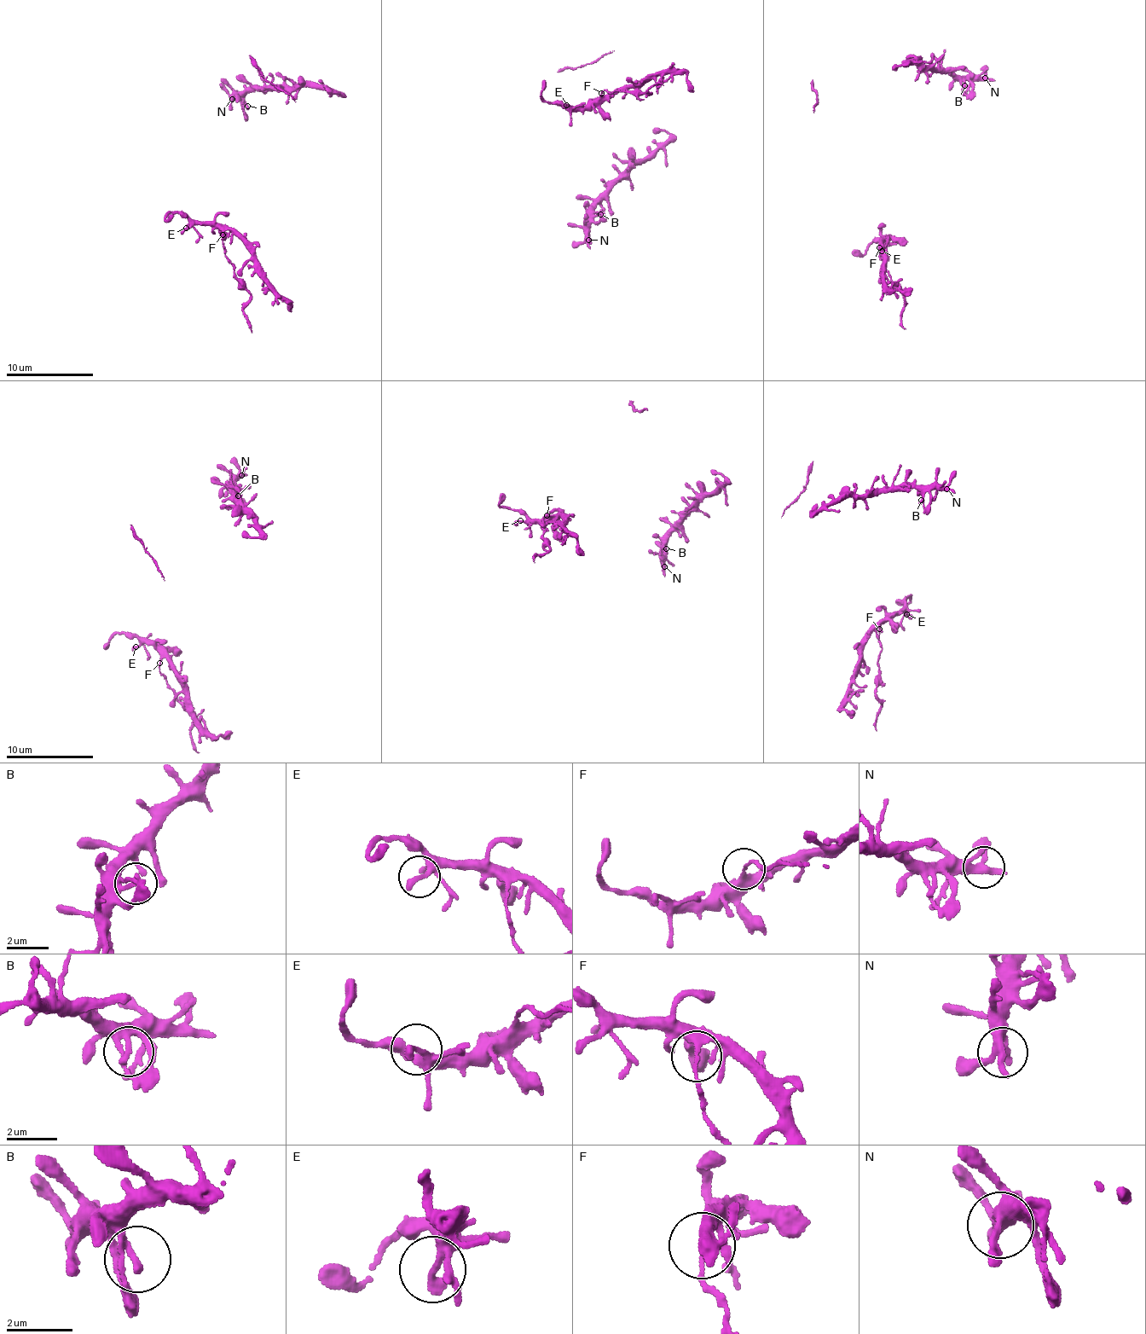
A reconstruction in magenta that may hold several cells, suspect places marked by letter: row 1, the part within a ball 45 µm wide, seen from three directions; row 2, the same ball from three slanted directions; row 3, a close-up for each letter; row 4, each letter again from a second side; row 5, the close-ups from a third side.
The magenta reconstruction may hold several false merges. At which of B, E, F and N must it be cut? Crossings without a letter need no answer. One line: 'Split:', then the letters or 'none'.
Split: F

